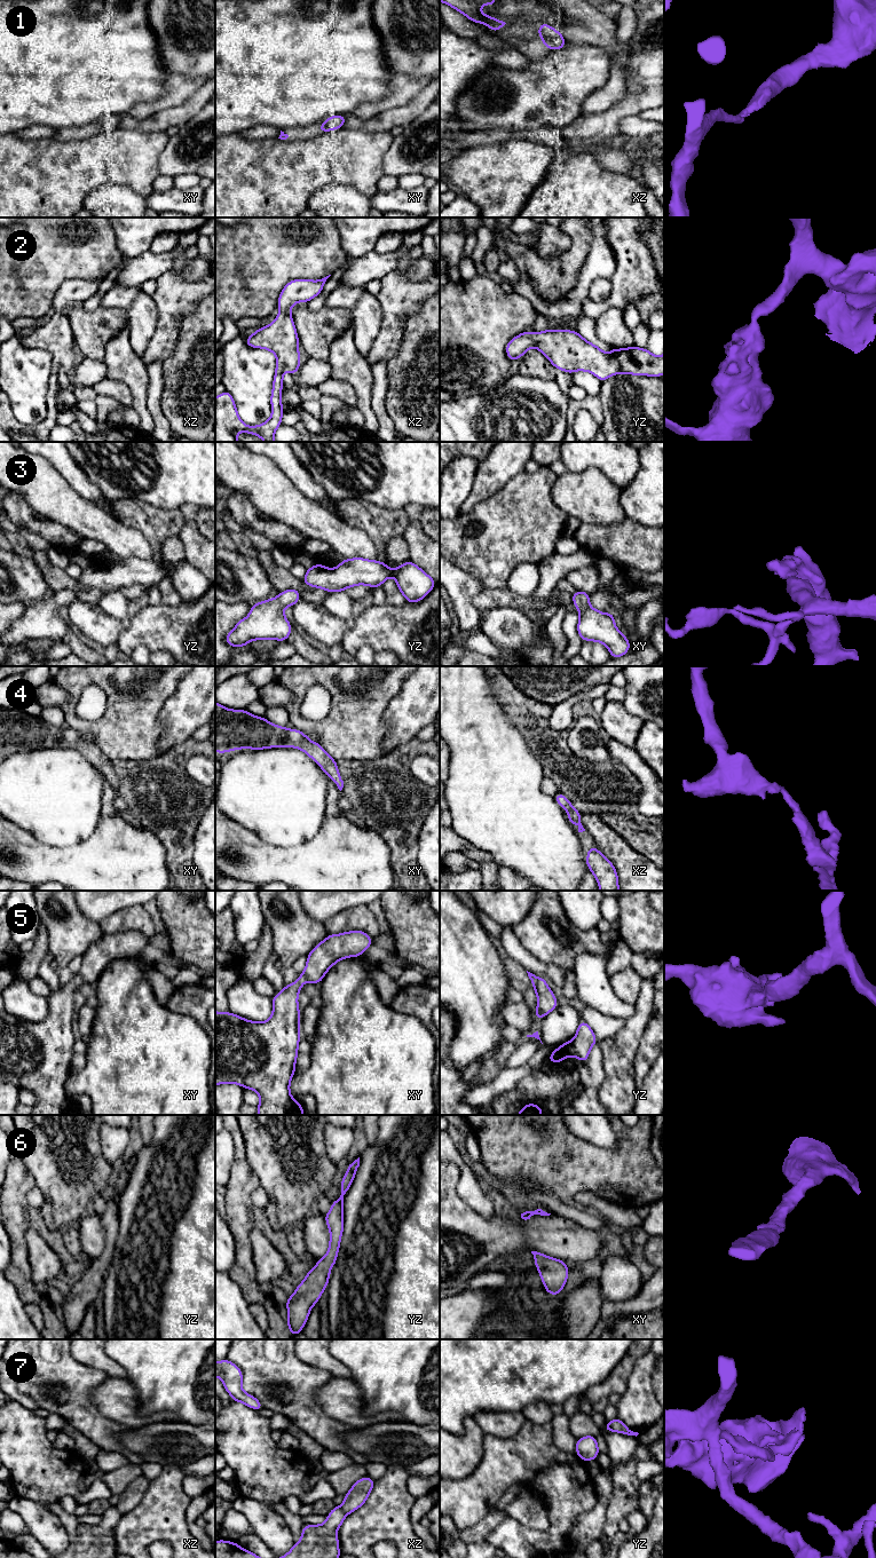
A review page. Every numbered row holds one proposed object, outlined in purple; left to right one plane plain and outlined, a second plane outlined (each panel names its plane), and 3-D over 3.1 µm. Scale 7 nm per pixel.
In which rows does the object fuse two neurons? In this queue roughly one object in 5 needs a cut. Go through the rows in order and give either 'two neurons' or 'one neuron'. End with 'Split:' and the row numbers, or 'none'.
1: one neuron
2: one neuron
3: one neuron
4: one neuron
5: one neuron
6: one neuron
7: two neurons
Split: 7

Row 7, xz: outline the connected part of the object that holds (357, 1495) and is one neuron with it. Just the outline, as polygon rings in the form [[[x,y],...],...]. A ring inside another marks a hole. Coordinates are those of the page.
[[[363,1477],[352,1486],[341,1504],[341,1509],[346,1514],[354,1512],[366,1502],[369,1494],[373,1489],[374,1482],[376,1480]]]

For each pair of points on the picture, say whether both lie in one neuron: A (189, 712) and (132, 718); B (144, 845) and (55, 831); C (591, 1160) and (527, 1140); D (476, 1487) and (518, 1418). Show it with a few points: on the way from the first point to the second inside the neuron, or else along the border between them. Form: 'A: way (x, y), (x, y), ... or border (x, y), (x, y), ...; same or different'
A: border (179, 682), (175, 690), (162, 703); different
B: border (101, 815), (96, 828), (85, 839), (63, 846); different
C: way (575, 1162), (558, 1162), (543, 1156); same
D: border (526, 1421), (511, 1437), (498, 1438), (484, 1433); different

